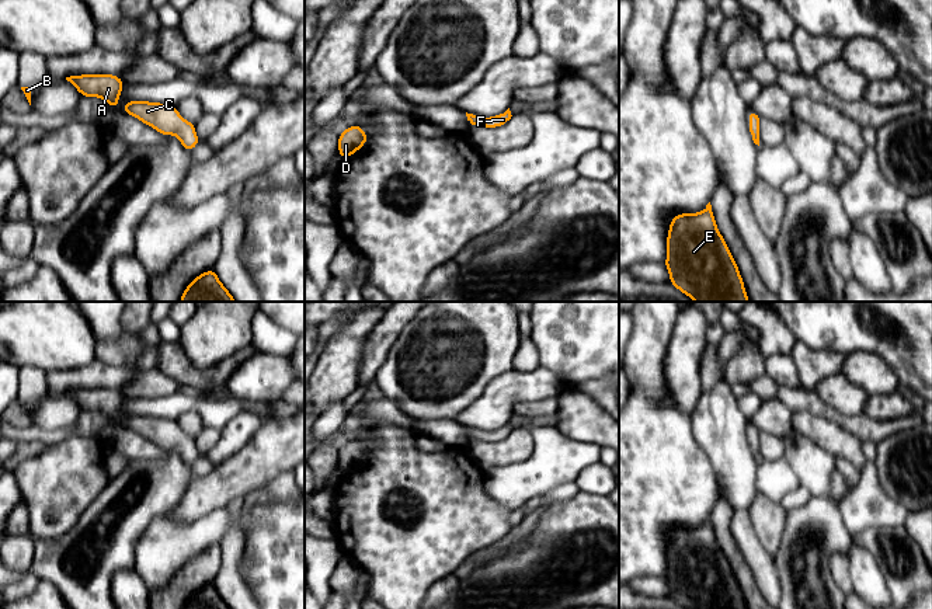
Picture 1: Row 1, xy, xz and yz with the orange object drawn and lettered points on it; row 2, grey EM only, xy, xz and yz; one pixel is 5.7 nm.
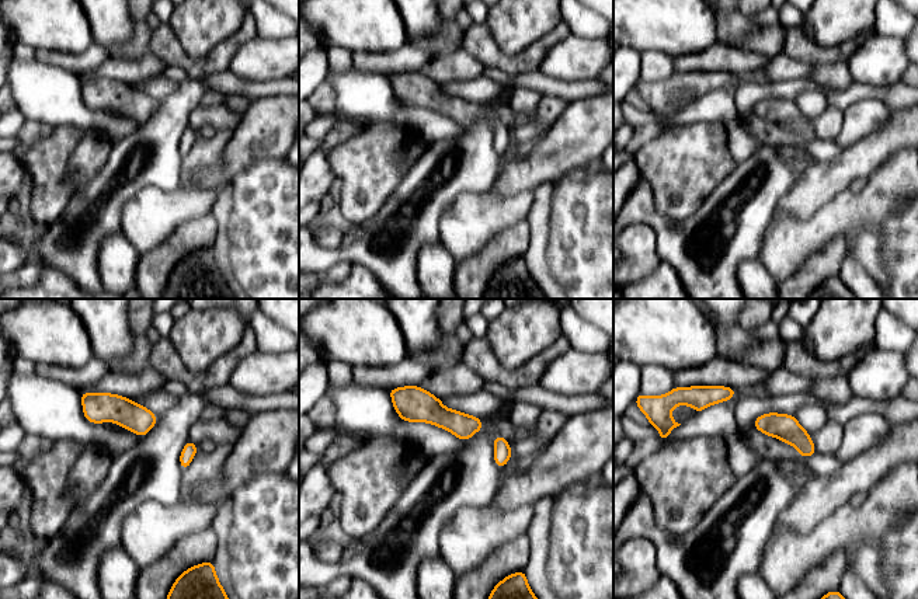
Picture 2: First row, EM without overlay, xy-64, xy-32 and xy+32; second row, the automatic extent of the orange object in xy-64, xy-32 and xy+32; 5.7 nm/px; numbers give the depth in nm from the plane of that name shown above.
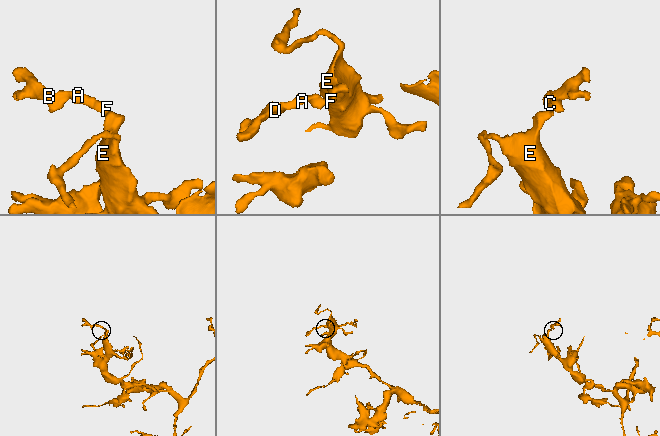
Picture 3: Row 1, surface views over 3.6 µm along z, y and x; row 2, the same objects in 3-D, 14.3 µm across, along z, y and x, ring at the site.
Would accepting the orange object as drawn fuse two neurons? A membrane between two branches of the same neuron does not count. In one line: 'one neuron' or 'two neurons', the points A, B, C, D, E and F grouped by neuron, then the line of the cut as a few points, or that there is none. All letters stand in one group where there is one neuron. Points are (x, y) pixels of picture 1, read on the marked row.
one neuron; A B C D E F; no cut

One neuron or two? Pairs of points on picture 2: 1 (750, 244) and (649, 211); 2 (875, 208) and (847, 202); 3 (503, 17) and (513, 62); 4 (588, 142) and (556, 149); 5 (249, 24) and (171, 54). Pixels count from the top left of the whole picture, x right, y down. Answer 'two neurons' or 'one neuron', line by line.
1: one neuron
2: one neuron
3: two neurons
4: one neuron
5: one neuron

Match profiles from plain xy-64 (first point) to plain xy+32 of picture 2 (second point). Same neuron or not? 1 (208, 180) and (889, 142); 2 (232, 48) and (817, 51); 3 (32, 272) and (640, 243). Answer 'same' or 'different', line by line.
1: same
2: same
3: same

